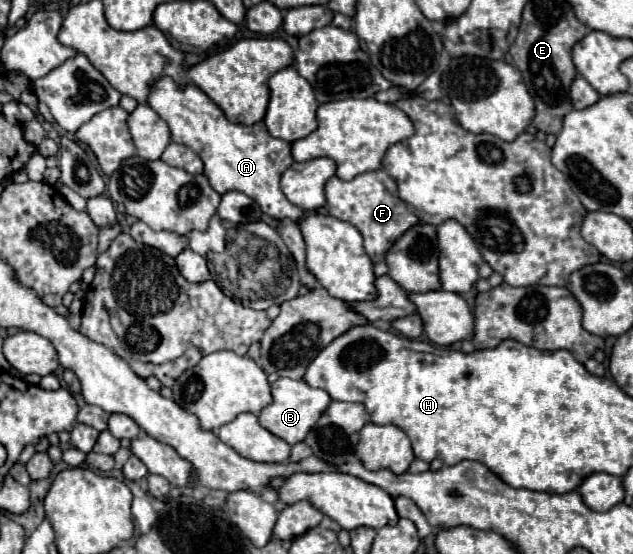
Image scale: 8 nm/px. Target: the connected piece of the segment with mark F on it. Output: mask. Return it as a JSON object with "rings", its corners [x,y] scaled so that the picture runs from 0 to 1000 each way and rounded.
{"rings":[[[608,307],[567,314],[555,329],[526,318],[513,332],[513,350],[517,350],[513,372],[520,375],[520,386],[558,404],[573,422],[577,455],[592,477],[608,469],[618,440],[624,440],[624,433],[630,433],[630,426],[637,426],[637,419],[649,412],[649,404],[665,404],[665,397],[627,354],[627,332]]]}

